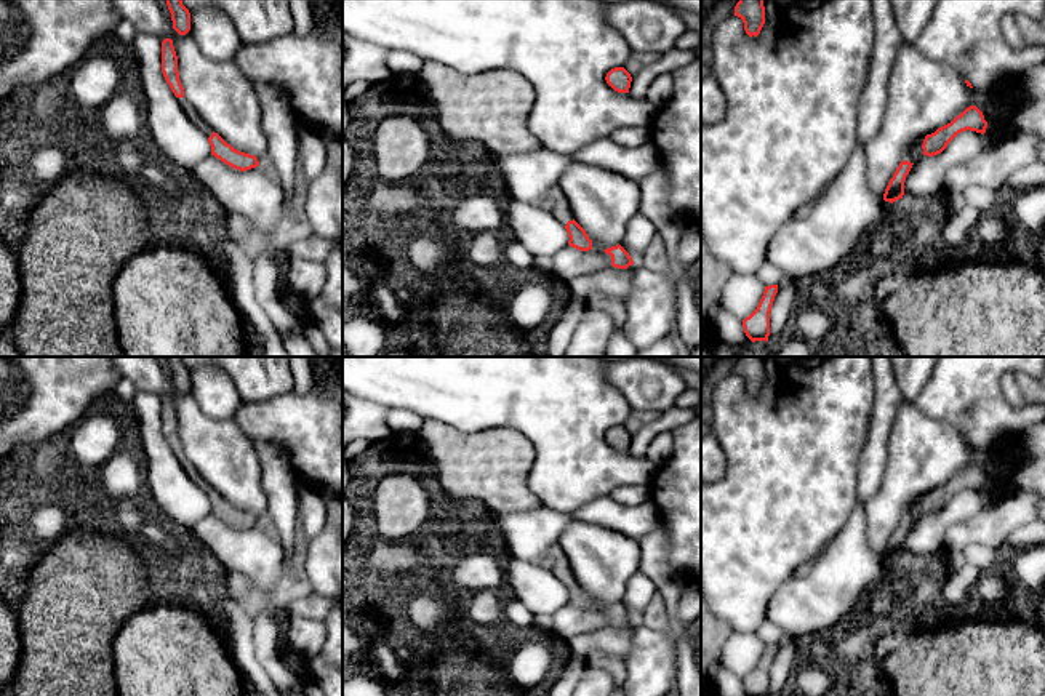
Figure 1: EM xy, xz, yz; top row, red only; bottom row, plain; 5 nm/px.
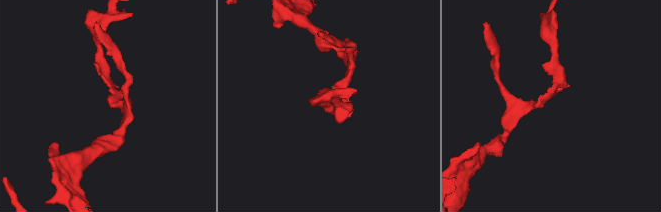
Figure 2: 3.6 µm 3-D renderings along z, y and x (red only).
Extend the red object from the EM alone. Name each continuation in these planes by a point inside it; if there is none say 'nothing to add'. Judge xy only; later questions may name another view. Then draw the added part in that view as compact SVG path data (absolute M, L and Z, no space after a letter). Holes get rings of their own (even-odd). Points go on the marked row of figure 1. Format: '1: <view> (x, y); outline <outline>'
1: xy (191, 112); outline M178 98L179 104L182 106L187 118L206 136L213 134L213 130L203 122L203 118L197 114L197 110L184 99Z

